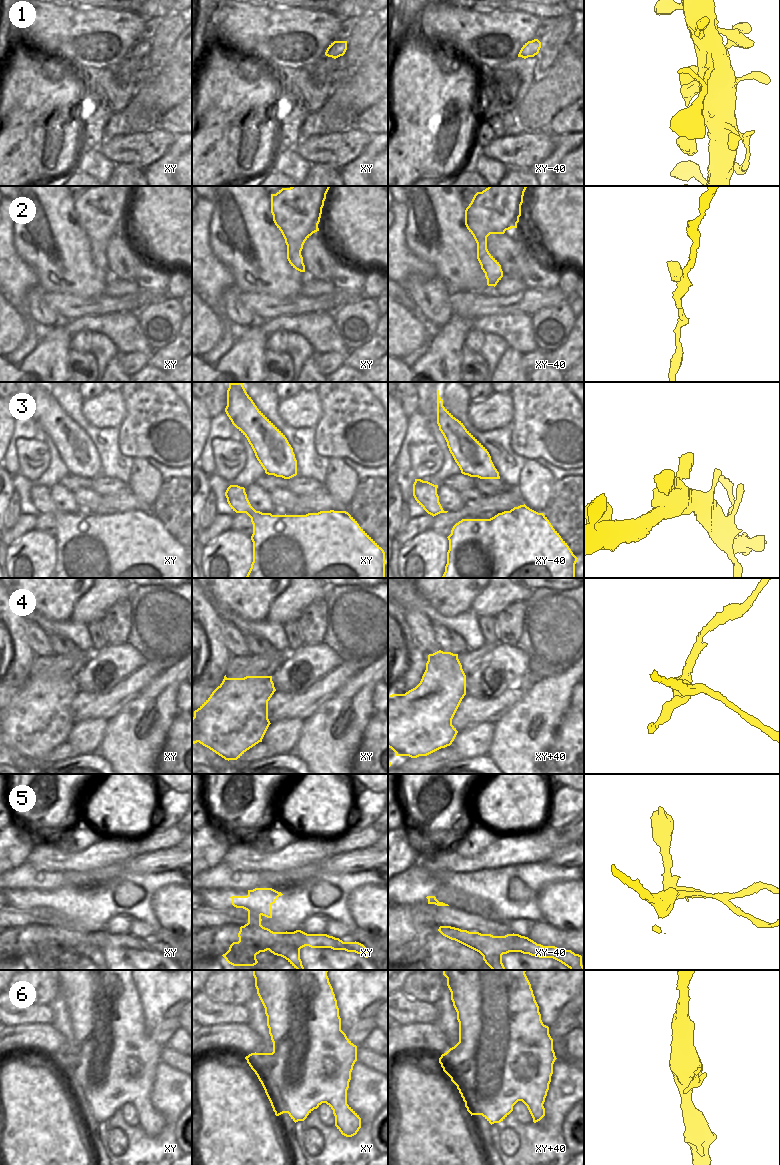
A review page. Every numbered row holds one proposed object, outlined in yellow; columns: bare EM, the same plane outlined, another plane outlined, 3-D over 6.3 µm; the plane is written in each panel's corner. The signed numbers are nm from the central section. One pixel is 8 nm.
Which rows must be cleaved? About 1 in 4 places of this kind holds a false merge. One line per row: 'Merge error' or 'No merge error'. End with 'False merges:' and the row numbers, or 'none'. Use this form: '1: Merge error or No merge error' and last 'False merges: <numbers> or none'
1: No merge error
2: No merge error
3: No merge error
4: Merge error
5: Merge error
6: No merge error
False merges: 4, 5

